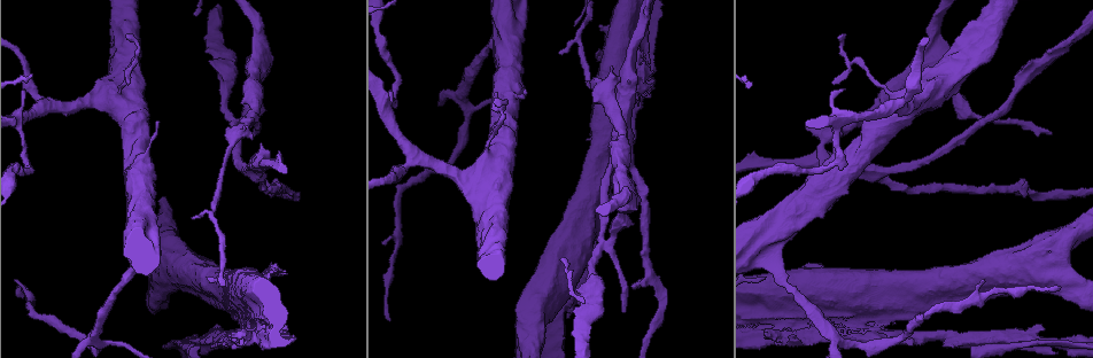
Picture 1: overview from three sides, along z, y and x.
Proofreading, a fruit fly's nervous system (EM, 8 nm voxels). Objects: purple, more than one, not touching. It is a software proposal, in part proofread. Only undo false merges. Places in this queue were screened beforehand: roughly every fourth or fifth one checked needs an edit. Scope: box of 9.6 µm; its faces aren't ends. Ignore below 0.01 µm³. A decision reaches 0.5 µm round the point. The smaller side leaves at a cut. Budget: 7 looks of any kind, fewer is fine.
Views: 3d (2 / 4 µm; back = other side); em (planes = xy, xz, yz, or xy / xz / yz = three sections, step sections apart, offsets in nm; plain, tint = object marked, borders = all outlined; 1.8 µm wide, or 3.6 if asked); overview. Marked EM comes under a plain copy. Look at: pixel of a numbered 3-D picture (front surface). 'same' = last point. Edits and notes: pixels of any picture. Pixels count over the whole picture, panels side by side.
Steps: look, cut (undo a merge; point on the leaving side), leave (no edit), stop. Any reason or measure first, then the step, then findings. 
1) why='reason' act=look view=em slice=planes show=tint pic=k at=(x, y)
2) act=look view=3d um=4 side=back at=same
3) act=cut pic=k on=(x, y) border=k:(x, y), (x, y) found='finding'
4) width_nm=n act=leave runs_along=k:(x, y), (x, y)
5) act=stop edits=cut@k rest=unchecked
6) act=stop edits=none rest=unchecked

why='branch point' act=look view=3d um=2 pic=1 at=(1032, 339)

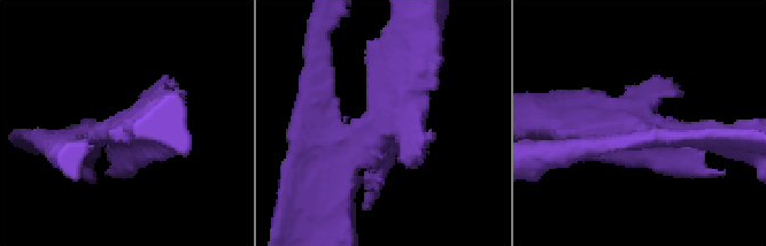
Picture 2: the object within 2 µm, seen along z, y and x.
act=look view=em slice=planes show=tint pic=2 at=(383, 135)

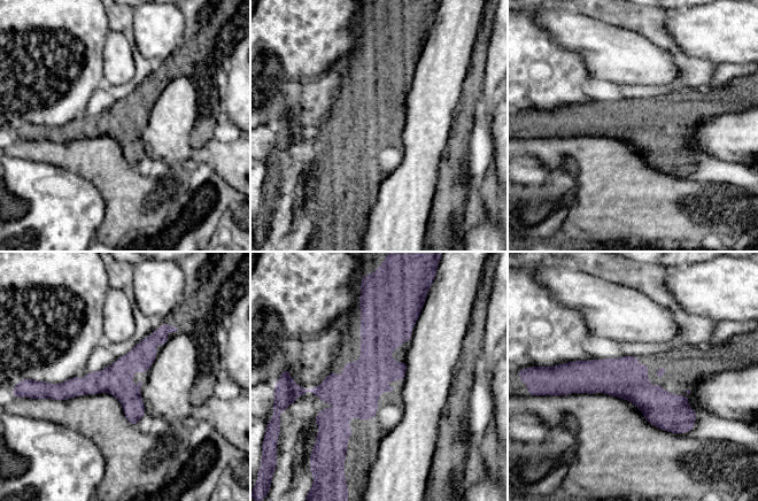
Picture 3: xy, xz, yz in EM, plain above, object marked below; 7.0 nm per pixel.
width_nm=220 act=leave found='one cell here'

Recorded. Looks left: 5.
why='sharp bend' act=look view=3d um=4 pic=1 at=(862, 333)

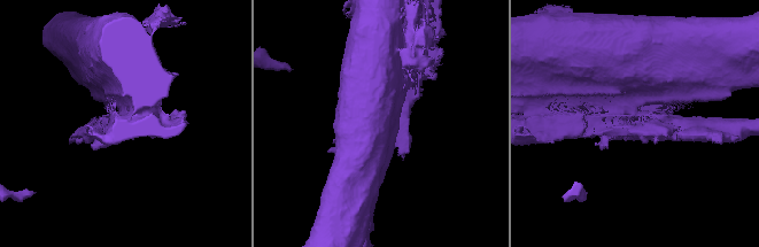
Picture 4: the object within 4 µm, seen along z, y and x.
why='need the tissue' act=look view=em slice=xz step=4 show=tint pic=4 at=(639, 117)

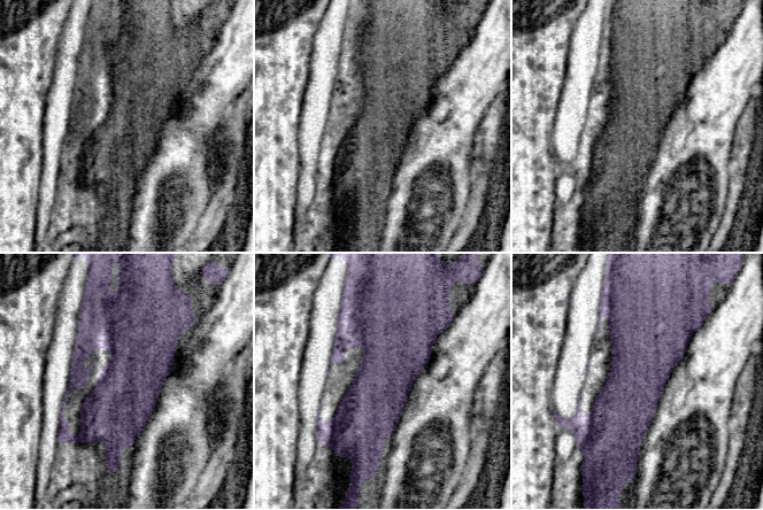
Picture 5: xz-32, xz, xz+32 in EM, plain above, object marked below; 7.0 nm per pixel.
why='another direction' act=look view=em slice=planes show=tint at=same

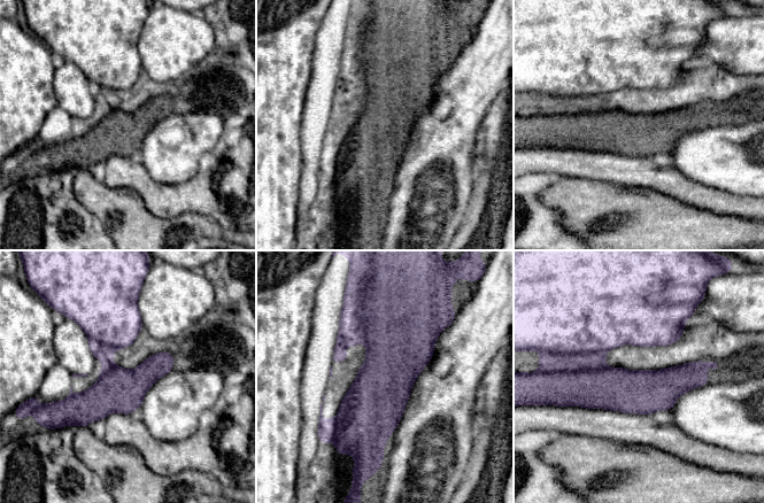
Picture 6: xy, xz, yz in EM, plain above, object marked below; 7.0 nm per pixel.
act=cut pic=6 on=(617, 389) part_leaving=6:(705, 364), (668, 385), (573, 385) found='a second cell is stuck on'

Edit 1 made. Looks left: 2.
why='sharp bend' act=look view=3d um=4 pic=1 at=(461, 94)

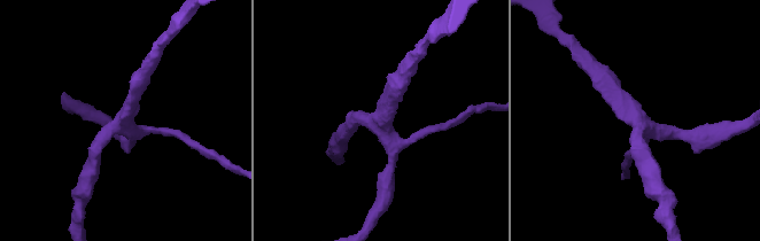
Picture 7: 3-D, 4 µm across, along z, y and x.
why='shape alone is not enough' act=look view=em slice=xz step=16 show=tint pic=7 at=(126, 118)

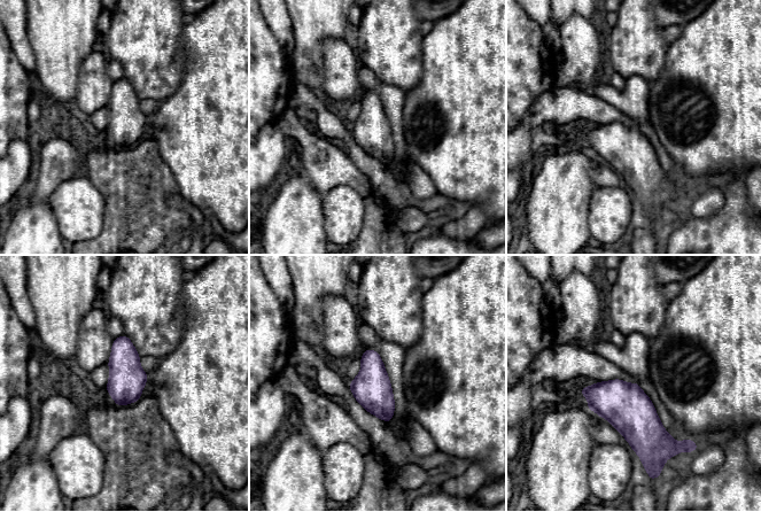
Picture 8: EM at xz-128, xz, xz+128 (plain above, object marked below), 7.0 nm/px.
act=leave found='one cell here'

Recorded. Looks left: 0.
act=stop edits=cut@6 rest=unchecked

